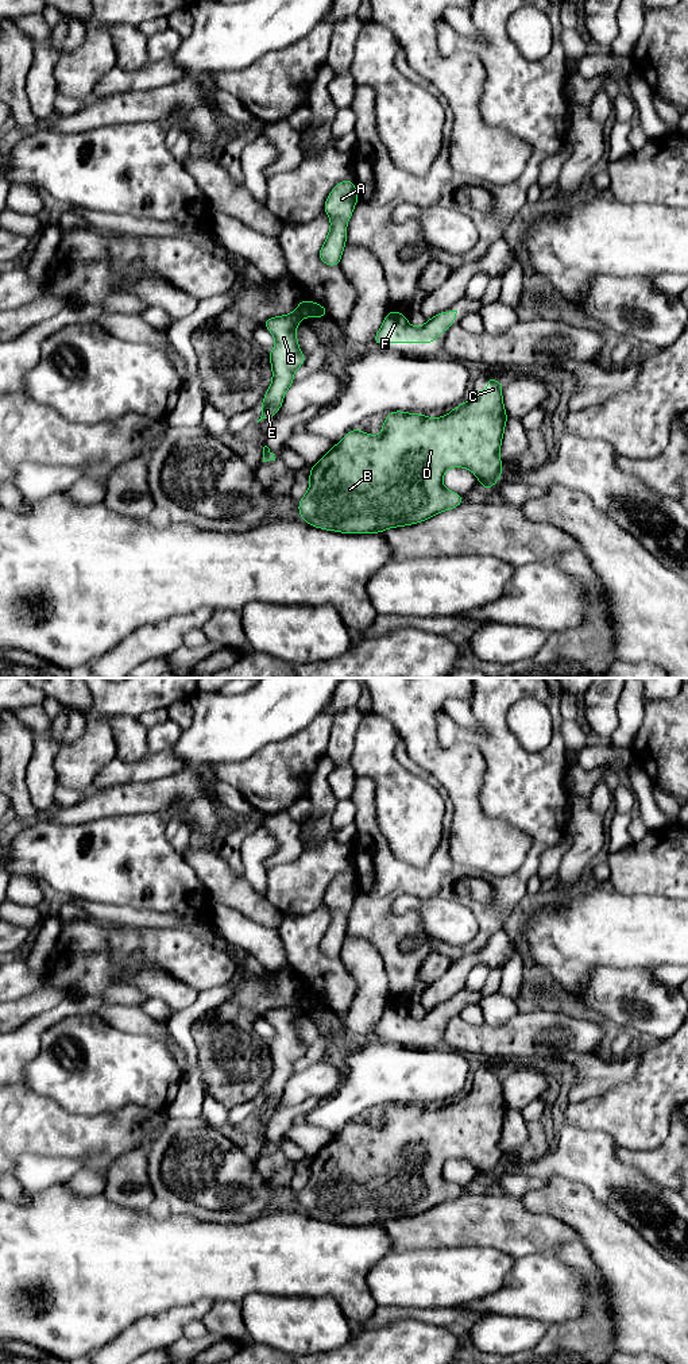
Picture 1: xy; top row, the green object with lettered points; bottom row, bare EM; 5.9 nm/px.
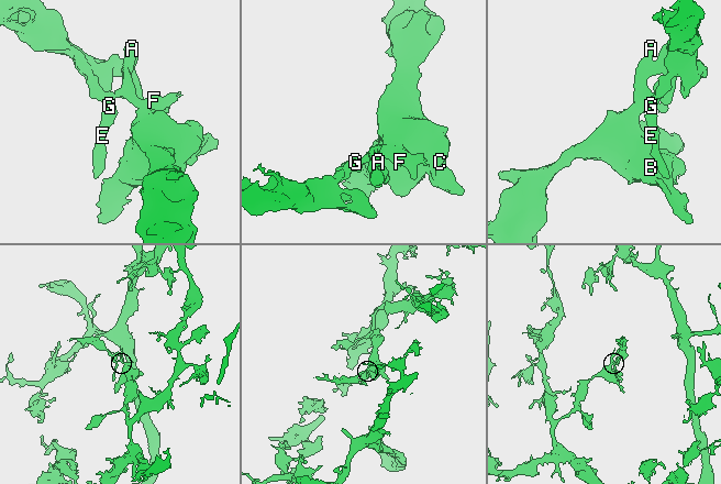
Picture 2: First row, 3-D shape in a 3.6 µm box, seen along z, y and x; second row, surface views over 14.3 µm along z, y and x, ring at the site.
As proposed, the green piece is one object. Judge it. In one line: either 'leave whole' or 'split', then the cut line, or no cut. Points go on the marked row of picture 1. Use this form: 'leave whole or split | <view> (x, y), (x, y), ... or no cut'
split | xy (297, 308), (302, 316)

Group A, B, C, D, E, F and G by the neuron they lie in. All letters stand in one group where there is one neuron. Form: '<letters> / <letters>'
A B C D F / E G

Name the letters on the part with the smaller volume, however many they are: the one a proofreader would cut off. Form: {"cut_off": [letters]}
{"cut_off": ["E", "G"]}

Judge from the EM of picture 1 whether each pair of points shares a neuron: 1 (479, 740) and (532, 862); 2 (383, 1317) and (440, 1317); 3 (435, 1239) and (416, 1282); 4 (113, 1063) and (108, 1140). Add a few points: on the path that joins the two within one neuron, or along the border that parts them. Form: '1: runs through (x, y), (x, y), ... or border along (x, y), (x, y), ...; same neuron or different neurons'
1: runs through (509, 770), (536, 804), (537, 832); same neuron
2: runs through (397, 1314), (426, 1316); same neuron
3: border along (462, 1245), (451, 1248), (405, 1248), (399, 1252); different neurons
4: border along (140, 1106), (126, 1105), (97, 1114), (77, 1113); different neurons

